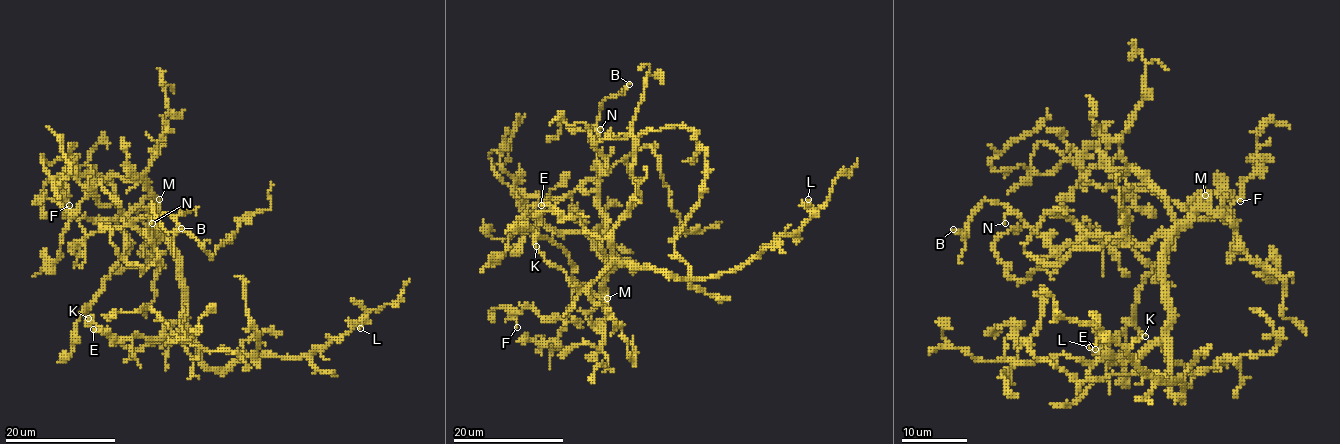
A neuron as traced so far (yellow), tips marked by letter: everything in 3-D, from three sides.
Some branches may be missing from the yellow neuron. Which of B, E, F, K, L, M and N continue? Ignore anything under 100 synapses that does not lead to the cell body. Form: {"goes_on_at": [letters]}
{"goes_on_at": ["M"]}

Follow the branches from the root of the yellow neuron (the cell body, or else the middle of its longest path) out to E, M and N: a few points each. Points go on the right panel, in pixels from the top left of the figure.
E: (1164, 257), (1167, 334), (1136, 359), (1125, 355), (1105, 359), (1095, 349)
M: (1164, 257), (1164, 242), (1190, 216), (1194, 205), (1205, 195)
N: (1164, 257), (1169, 234), (1156, 234), (1145, 246), (1081, 237), (1054, 249), (1015, 214), (1009, 213), (1005, 223)

